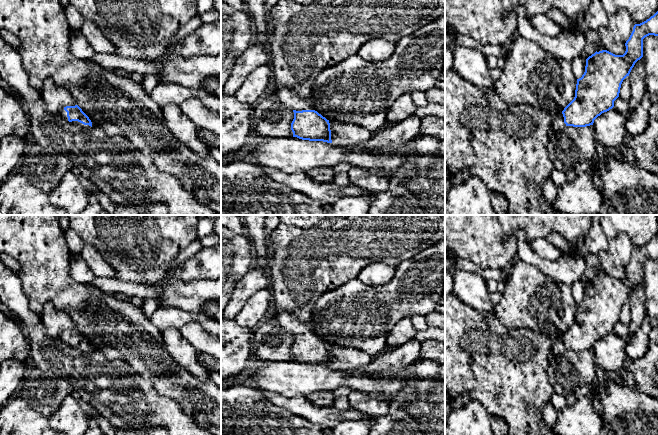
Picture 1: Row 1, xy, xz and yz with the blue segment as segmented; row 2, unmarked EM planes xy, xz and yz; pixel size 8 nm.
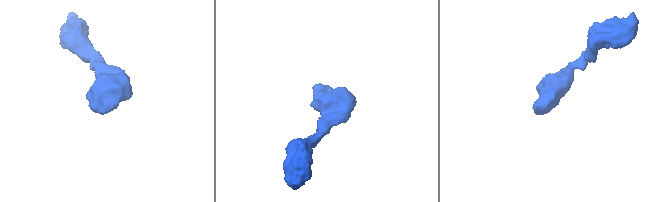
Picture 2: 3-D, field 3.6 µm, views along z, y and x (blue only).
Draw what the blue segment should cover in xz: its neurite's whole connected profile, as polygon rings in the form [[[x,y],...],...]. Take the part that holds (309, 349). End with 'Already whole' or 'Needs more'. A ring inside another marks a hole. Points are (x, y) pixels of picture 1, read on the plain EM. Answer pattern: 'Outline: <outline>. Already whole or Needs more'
Outline: [[[287,311],[275,314],[275,319],[283,329],[294,336],[291,347],[293,361],[332,367],[329,344],[315,335],[306,323],[300,322],[295,315]]]. Needs more

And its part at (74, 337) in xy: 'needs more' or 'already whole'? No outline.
needs more

